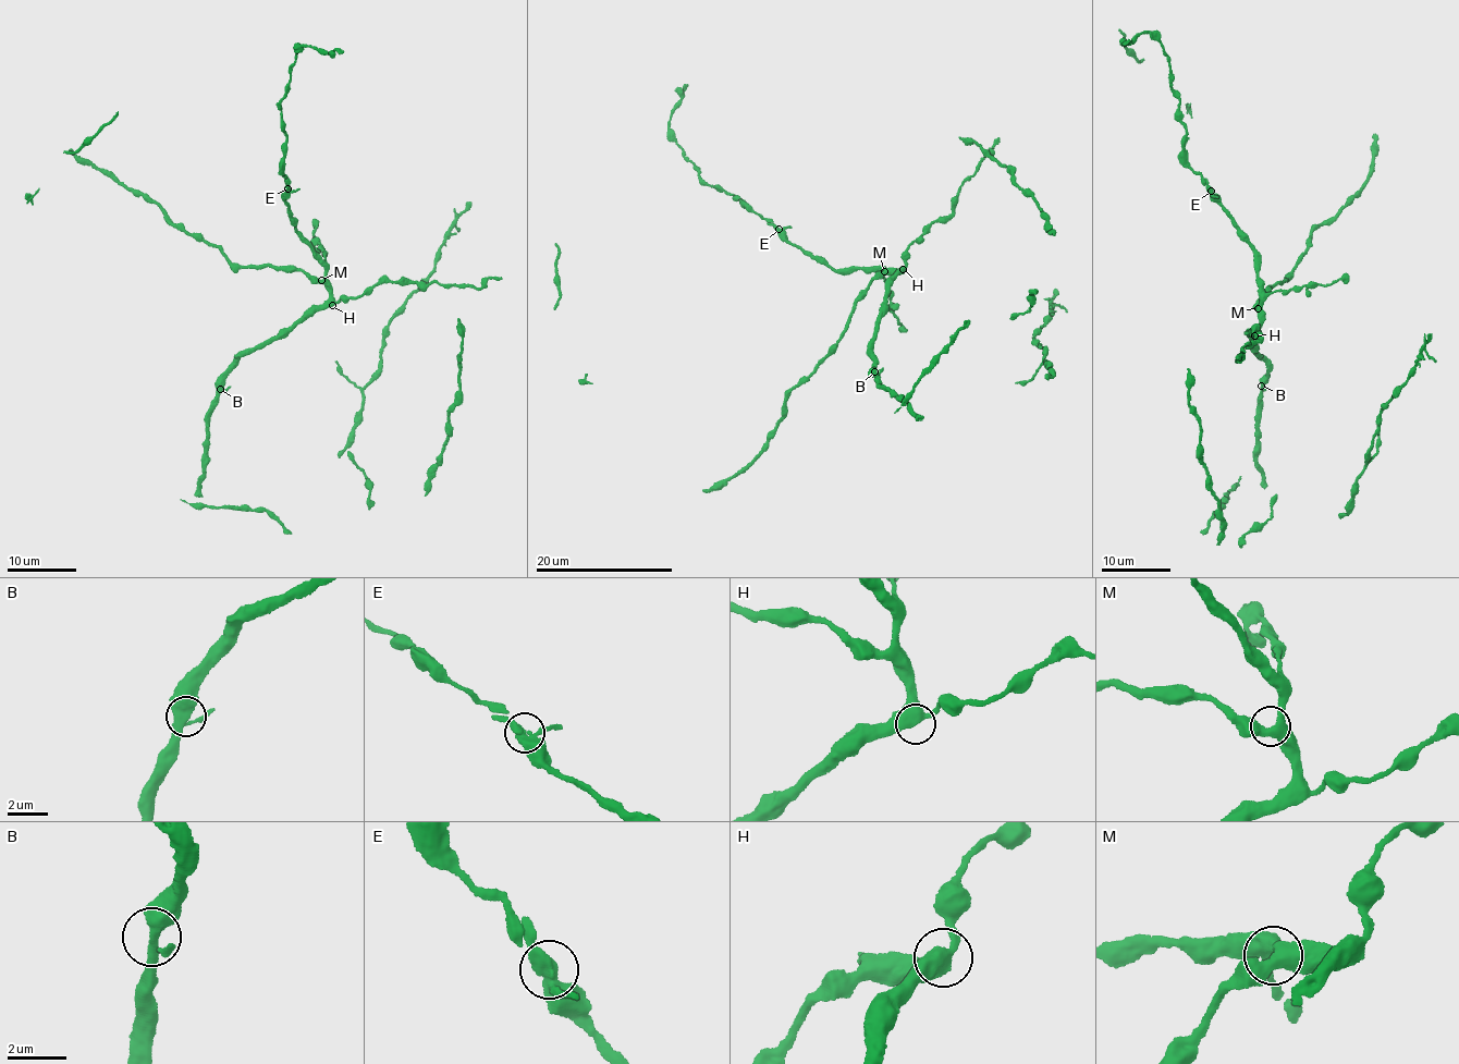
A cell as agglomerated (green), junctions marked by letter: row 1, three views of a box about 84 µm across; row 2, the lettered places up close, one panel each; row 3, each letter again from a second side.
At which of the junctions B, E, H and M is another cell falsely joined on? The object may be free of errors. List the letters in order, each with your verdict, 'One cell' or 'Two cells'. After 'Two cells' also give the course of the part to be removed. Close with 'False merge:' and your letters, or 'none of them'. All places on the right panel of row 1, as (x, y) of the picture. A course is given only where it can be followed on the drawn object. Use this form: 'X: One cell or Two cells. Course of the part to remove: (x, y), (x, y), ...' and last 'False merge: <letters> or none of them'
B: One cell
E: One cell
H: One cell
M: One cell
False merge: none of them

